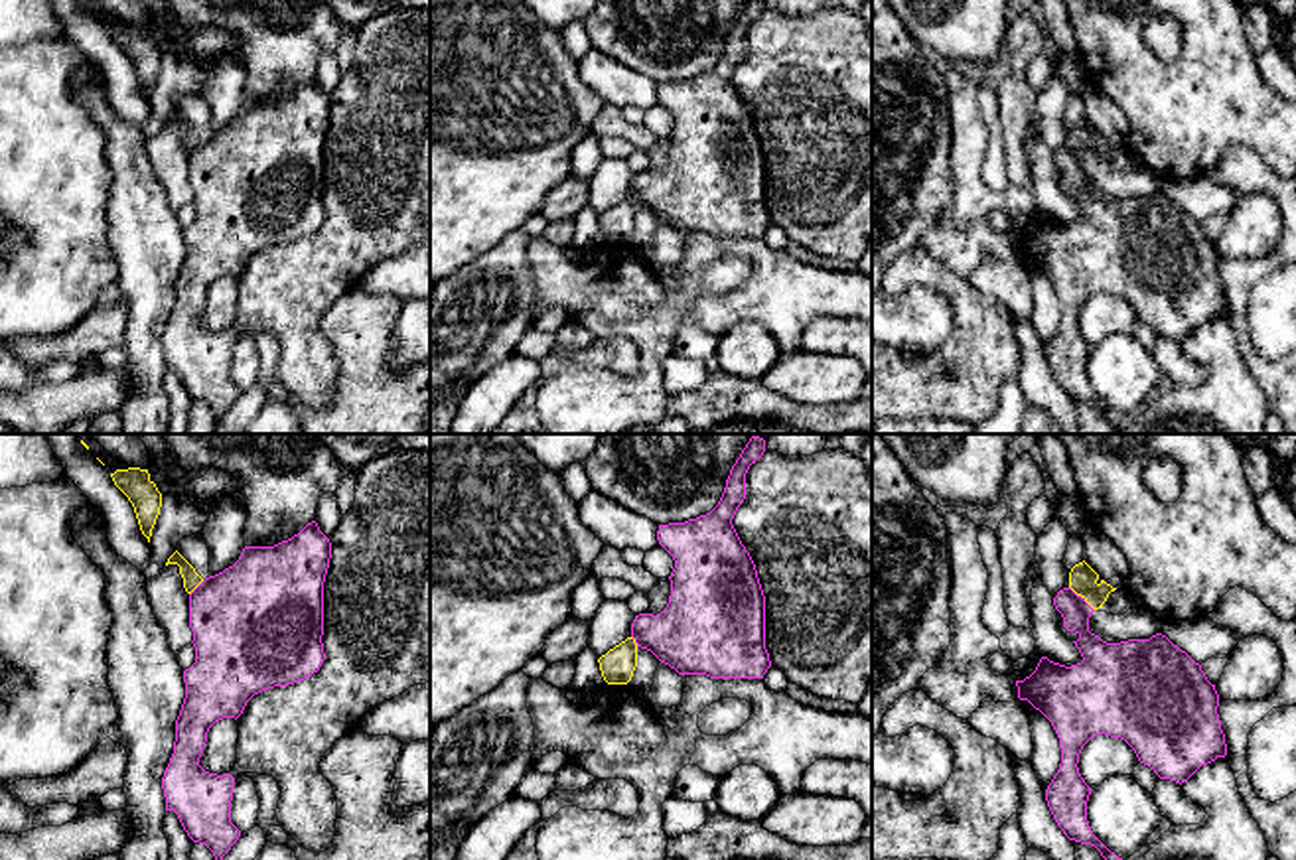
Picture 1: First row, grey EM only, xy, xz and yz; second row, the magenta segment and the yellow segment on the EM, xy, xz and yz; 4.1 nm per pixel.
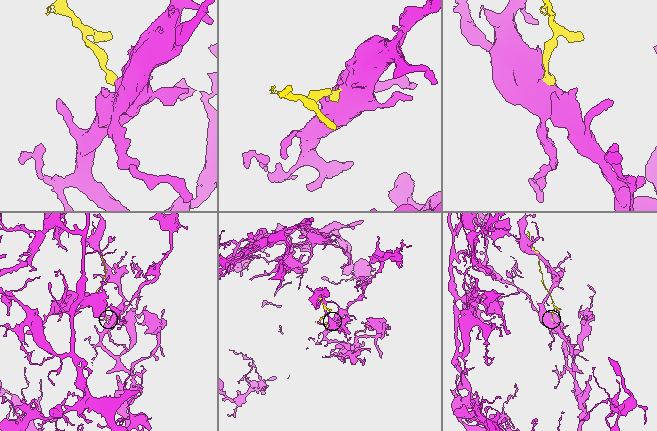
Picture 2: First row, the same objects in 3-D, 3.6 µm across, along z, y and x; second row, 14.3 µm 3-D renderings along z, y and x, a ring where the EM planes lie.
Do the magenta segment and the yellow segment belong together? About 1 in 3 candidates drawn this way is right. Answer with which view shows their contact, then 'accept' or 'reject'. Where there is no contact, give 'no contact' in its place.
yz | reject

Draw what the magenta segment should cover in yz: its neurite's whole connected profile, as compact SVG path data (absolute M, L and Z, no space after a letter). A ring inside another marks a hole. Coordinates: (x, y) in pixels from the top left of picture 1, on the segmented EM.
M1071 588L1059 590L1053 606L1063 617L1063 627L1079 635L1073 643L1083 661L1065 667L1042 657L1030 677L1016 681L1018 698L1040 710L1059 738L1061 763L1045 789L1045 801L1069 840L1095 846L1105 860L1122 860L1089 826L1087 801L1091 787L1077 767L1083 746L1099 734L1120 738L1134 750L1138 761L1148 765L1160 779L1182 785L1201 765L1227 755L1217 714L1219 694L1201 665L1166 635L1156 633L1150 639L1107 643L1089 631L1089 617L1095 609Z

